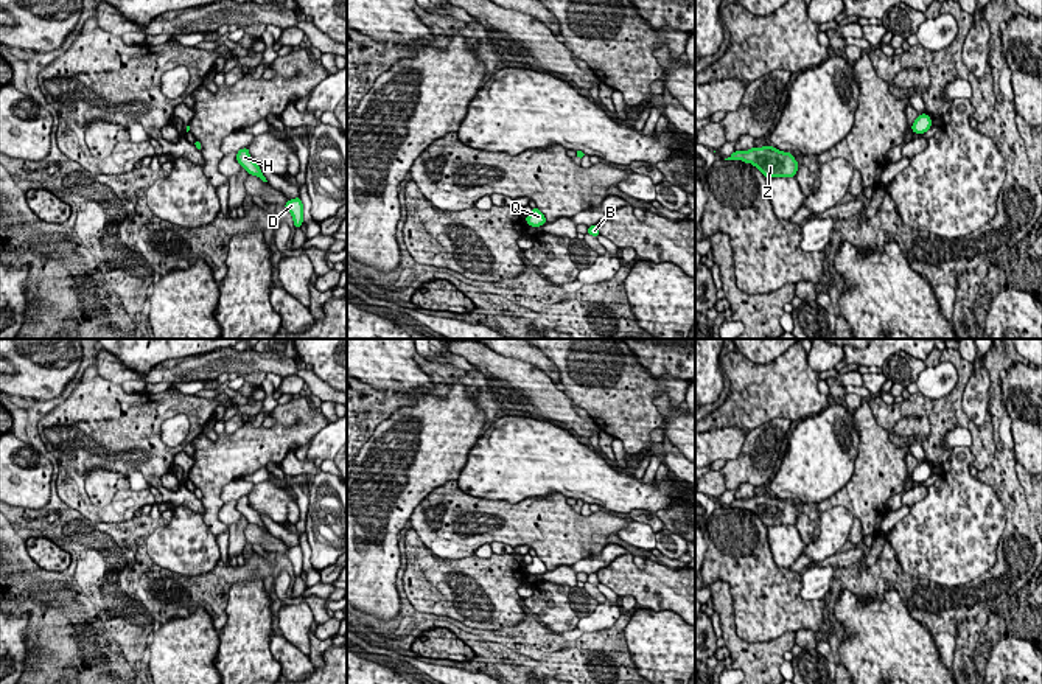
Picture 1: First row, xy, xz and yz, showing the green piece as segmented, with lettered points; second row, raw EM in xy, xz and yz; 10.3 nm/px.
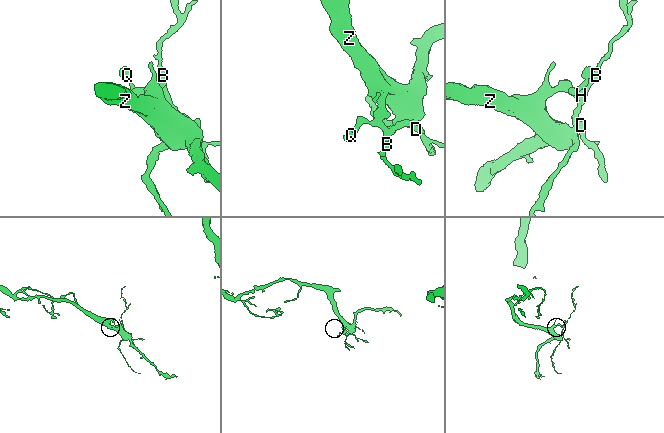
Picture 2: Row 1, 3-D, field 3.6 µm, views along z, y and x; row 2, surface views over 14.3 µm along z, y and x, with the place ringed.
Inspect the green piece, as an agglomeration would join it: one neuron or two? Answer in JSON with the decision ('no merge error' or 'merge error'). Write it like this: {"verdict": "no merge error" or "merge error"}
{"verdict": "no merge error"}

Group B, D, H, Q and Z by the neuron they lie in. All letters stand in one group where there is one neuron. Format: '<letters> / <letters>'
B D H Q Z

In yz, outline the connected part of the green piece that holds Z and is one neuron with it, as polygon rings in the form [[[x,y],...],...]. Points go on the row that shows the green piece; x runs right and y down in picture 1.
[[[773,146],[751,148],[750,151],[734,151],[725,160],[742,160],[756,166],[767,179],[770,177],[795,177],[798,162],[792,152],[779,151]]]

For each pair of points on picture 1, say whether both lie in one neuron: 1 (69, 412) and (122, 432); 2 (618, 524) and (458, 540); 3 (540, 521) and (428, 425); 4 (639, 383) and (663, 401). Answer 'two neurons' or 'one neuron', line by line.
1: one neuron
2: one neuron
3: two neurons
4: two neurons

